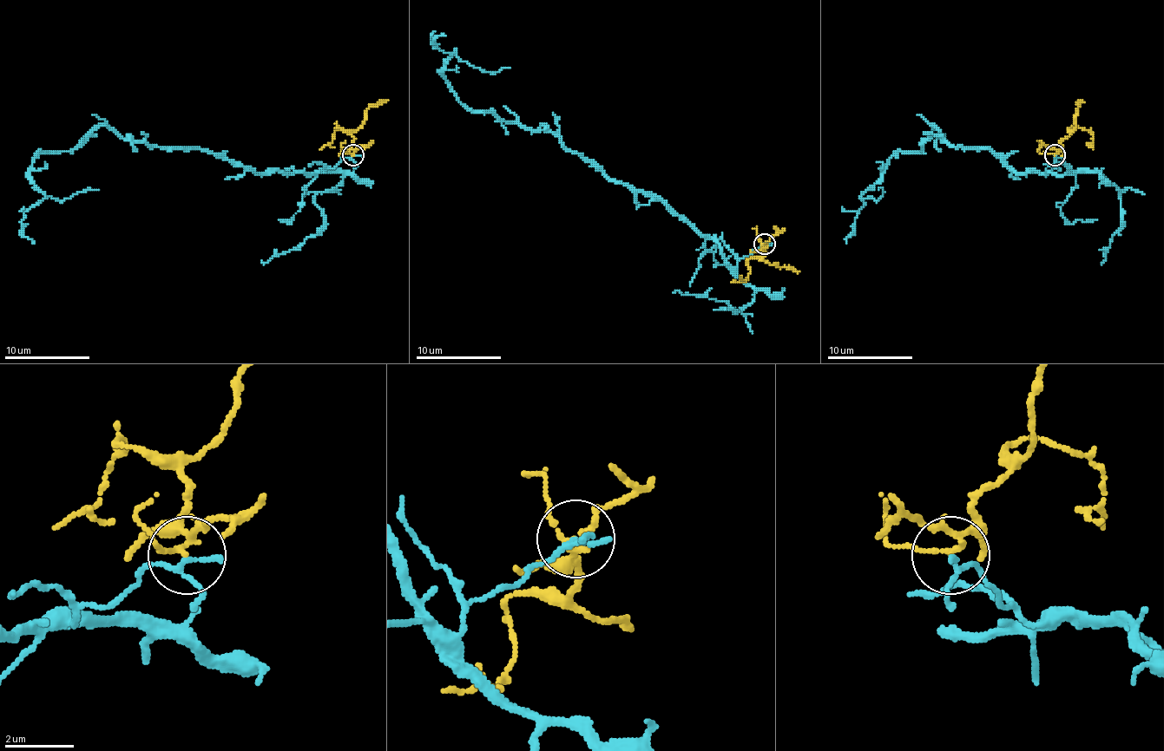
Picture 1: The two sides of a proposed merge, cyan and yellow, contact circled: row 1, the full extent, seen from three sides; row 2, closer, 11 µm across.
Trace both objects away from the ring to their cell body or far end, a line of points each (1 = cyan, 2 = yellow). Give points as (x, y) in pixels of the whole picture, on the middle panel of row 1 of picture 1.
1: (765, 243), (733, 267), (654, 196), (550, 132), (470, 110), (442, 76), (457, 53), (486, 72), (510, 68)
2: (765, 243), (765, 254), (748, 260), (750, 273), (746, 279), (731, 282)

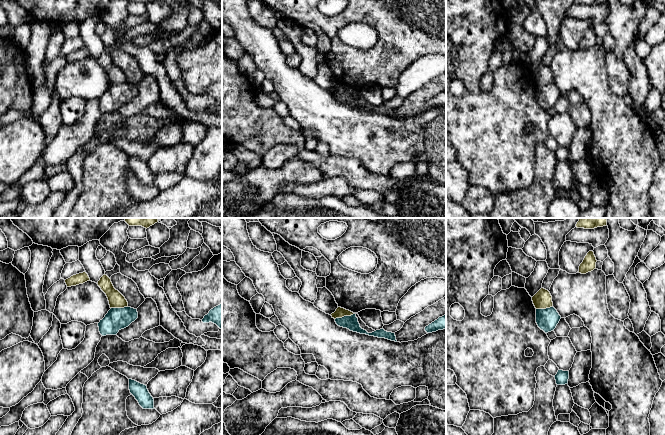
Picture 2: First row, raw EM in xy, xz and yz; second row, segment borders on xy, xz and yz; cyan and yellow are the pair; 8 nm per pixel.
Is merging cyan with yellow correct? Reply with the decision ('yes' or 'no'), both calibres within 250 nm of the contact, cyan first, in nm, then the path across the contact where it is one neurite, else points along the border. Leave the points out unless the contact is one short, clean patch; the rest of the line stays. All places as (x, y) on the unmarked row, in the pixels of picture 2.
no; calibres 110 and 80 nm; border xz (354, 89), (335, 95)

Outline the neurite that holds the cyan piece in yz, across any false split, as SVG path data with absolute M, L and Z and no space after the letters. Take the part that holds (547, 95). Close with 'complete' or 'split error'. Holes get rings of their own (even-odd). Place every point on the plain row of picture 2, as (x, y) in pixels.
M553 82L546 85L536 85L536 99L545 109L553 107L560 95L561 92Z; complete

